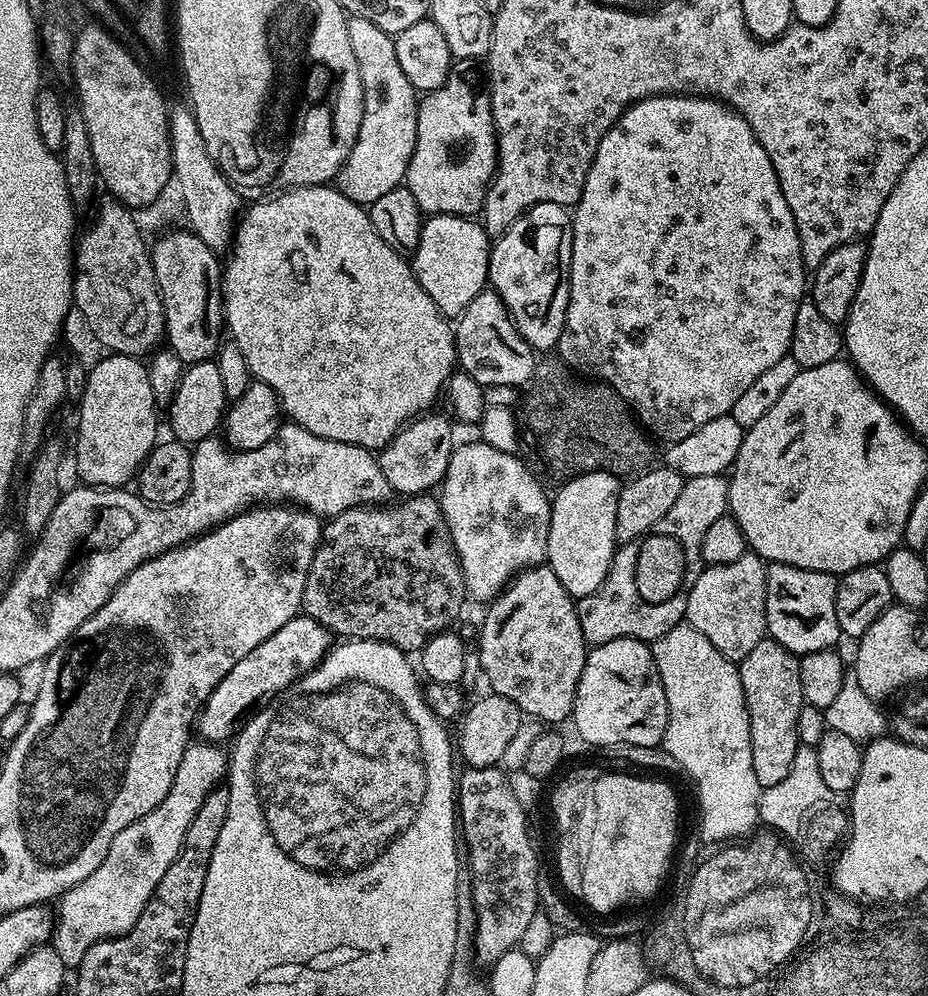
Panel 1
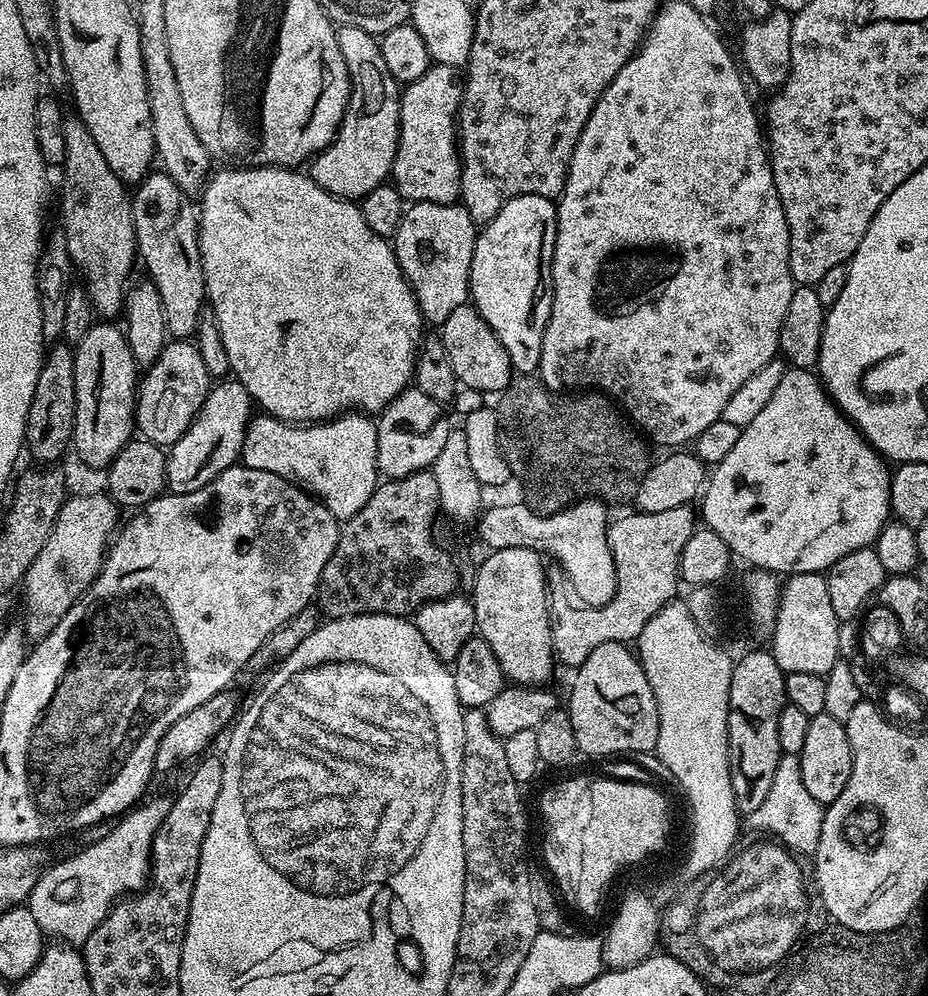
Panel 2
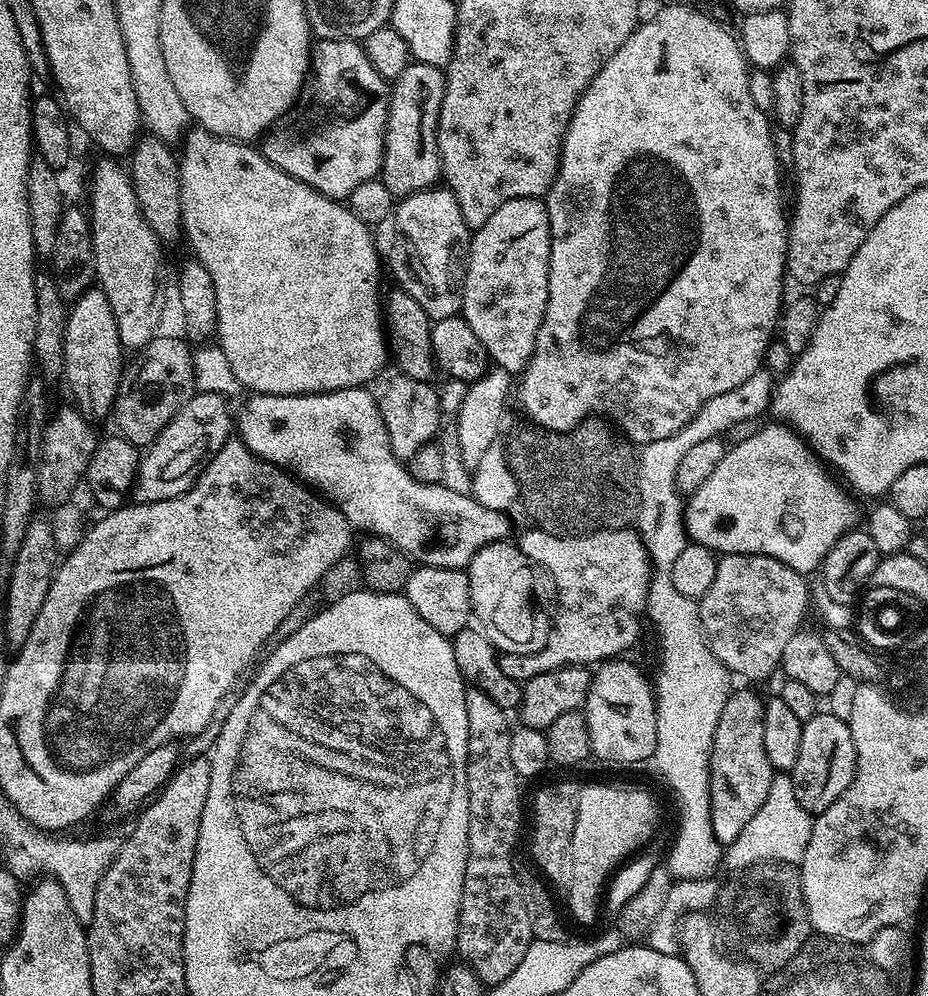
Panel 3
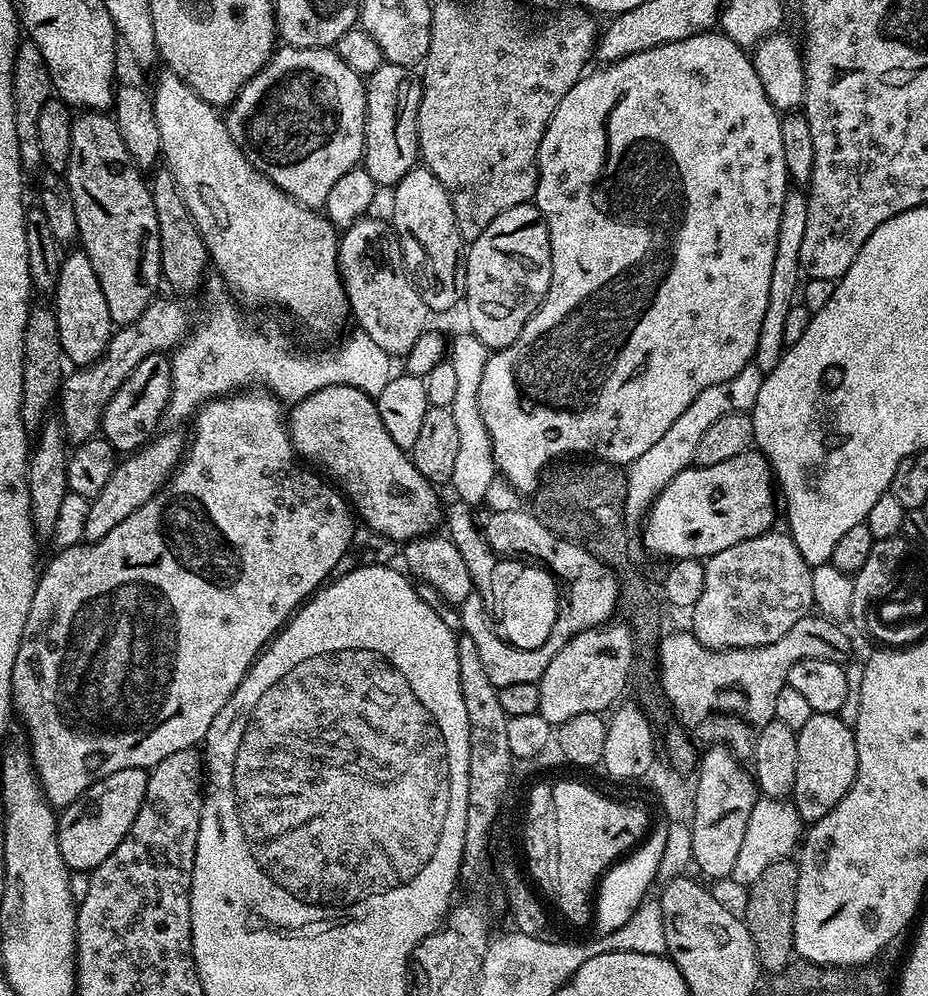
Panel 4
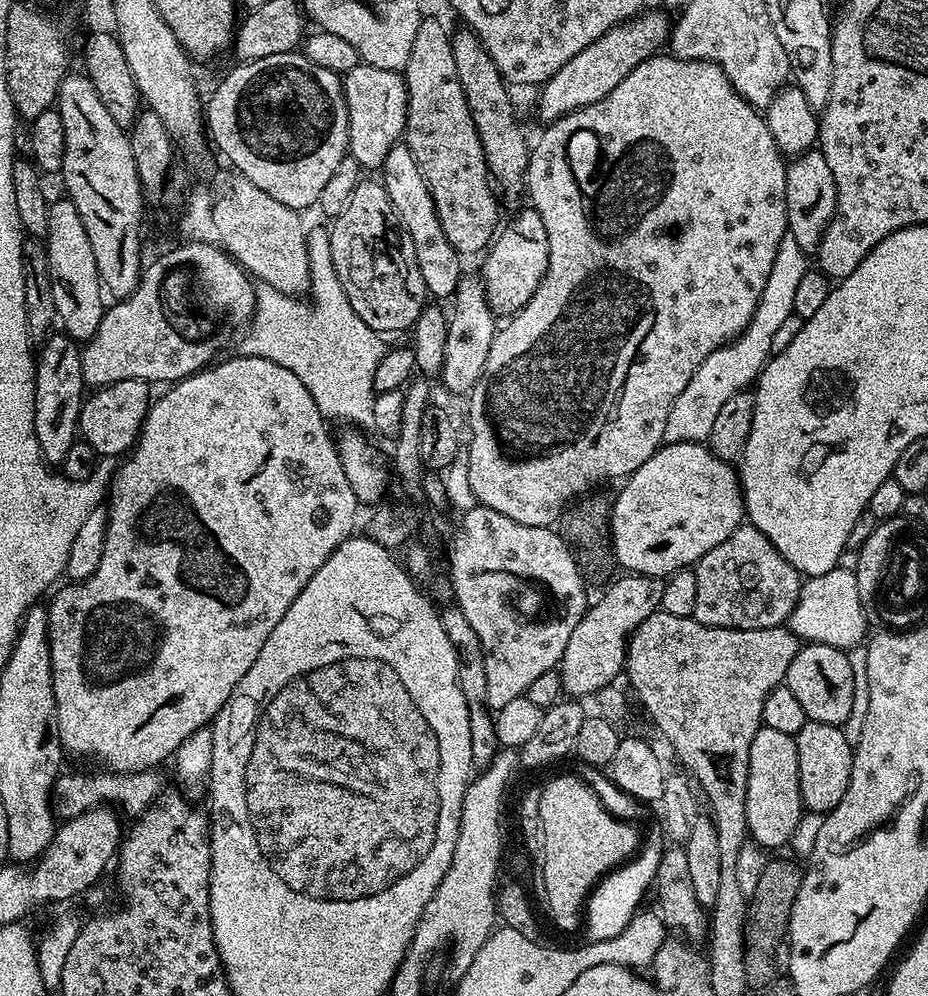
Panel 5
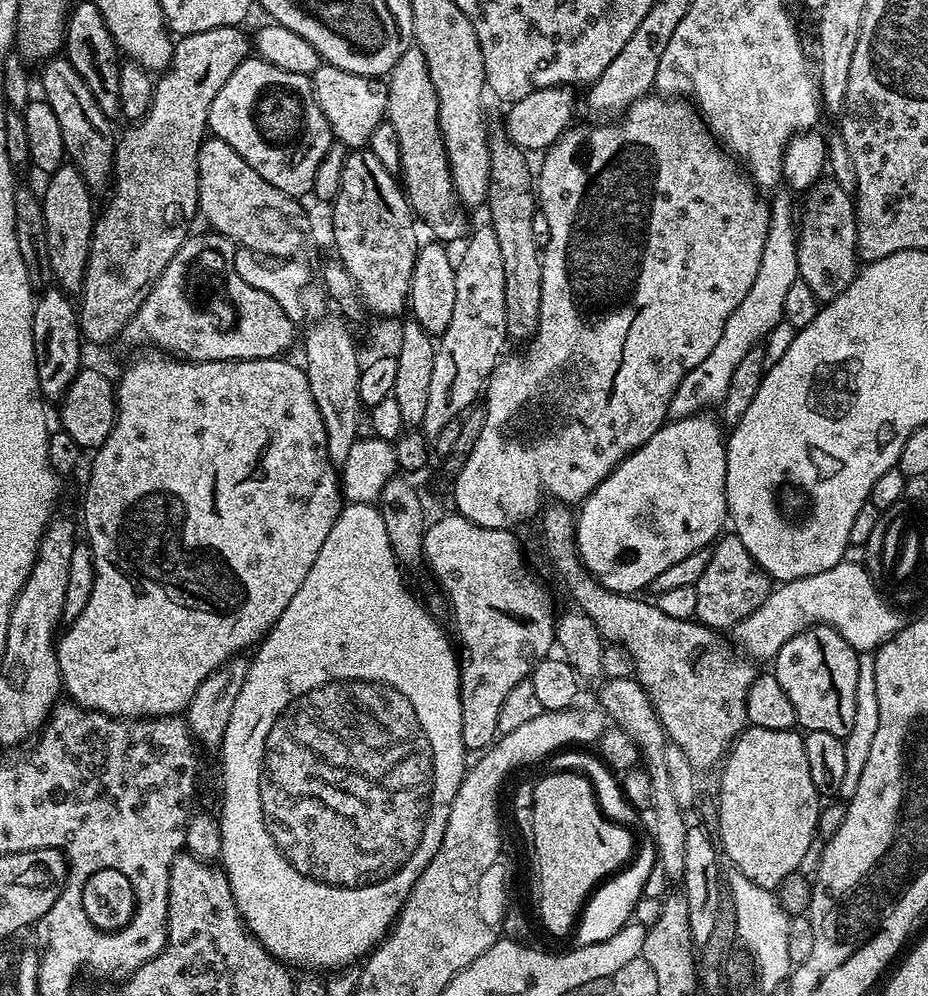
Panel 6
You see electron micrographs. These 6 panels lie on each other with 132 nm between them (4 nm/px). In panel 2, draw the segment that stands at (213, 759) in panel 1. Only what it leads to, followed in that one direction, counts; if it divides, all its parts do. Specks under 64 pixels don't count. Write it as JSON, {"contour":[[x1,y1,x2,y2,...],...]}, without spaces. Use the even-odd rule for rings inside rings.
{"contour":[[164,796,149,804,141,803,119,817,117,824,120,825,109,830,106,838,97,844,81,847,81,852,65,860,57,859,41,872,26,907,30,914,34,914,34,922,38,922,45,937,55,938,69,946,83,946,86,938,90,938,108,916,113,904,125,893,139,893,149,883,154,834,158,826,162,826,166,814,170,814,171,805,172,800]]}

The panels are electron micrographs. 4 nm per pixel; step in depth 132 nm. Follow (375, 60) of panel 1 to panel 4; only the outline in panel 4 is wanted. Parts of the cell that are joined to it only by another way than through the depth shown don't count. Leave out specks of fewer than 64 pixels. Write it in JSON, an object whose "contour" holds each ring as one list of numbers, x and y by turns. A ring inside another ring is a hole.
{"contour":[[280,46,272,53,272,57,264,63,262,70,254,73,240,88,236,99,232,101,226,112,226,123,234,142,246,154,246,158,261,172,274,186,278,186,290,198,294,198,306,208,323,209,326,202,326,194,334,187,334,182,346,174,346,170,357,167,364,158,364,123,366,122,366,94,365,81,332,48,289,48]]}

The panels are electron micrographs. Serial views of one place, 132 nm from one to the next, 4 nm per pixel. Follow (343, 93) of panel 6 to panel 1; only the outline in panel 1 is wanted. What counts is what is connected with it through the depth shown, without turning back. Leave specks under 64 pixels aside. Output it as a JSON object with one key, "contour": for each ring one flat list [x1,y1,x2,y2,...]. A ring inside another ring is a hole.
{"contour":[[456,60,445,84,419,101,418,130,414,154,408,163,406,186,414,194,421,213,472,218,483,209,484,195,496,175,496,127,492,121,492,103,482,83,482,68,478,65,476,60]]}

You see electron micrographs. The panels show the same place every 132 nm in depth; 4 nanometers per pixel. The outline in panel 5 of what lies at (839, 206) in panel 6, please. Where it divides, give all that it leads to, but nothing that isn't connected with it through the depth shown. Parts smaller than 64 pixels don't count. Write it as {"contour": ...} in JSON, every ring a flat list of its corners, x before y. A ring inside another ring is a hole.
{"contour":[[813,146,808,151,791,157,787,161,786,174,786,218,788,219,787,235,802,246,809,254,820,247,820,239,824,237,826,226,831,222,836,209,836,187,834,174,830,170,826,158,819,147]]}

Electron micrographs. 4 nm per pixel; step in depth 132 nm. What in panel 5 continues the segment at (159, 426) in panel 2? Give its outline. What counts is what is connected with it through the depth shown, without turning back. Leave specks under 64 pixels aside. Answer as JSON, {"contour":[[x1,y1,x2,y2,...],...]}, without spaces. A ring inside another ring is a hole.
{"contour":[[127,380,114,382,105,388,97,388,85,399,80,408,79,435,91,446,97,457,123,457,135,445,140,437,140,427,148,413,150,403,150,388,147,380],[125,451,125,452,124,452],[124,452,124,453,123,453]]}

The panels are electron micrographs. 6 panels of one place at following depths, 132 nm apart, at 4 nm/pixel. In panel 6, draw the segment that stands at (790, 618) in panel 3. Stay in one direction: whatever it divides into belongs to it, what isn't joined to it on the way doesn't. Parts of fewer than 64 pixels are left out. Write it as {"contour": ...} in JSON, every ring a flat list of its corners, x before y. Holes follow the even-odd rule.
{"contour":[[734,534,723,535,712,548,709,565,696,584,698,594,695,617,708,628,728,630,744,617,748,617,768,597,771,579,765,575]]}

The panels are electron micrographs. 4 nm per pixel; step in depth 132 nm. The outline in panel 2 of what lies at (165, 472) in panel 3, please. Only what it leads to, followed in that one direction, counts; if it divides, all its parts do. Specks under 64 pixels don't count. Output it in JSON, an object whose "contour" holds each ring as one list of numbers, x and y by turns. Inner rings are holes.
{"contour":[[224,378,213,383,206,402,202,402,202,410,198,410,186,434,182,434,182,438,178,438,178,442,167,449,167,491,172,494,193,492,218,478,222,470,237,463,241,459,248,422,253,415,254,401,246,386,242,386,235,378]]}

